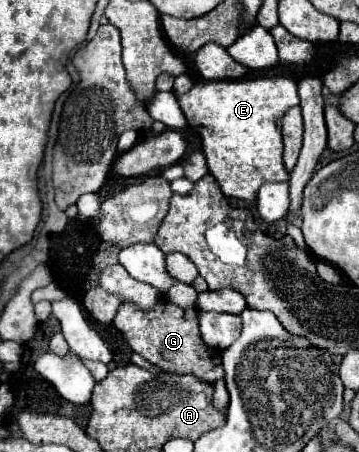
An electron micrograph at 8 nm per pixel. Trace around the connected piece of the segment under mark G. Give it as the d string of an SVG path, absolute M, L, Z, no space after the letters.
M161 297L153 311L139 311L139 307L135 307L133 303L123 303L113 319L113 325L125 335L129 347L135 353L139 353L143 359L167 373L193 373L195 377L207 383L223 379L221 351L207 347L207 343L203 343L195 307L183 309L171 303L167 297Z

